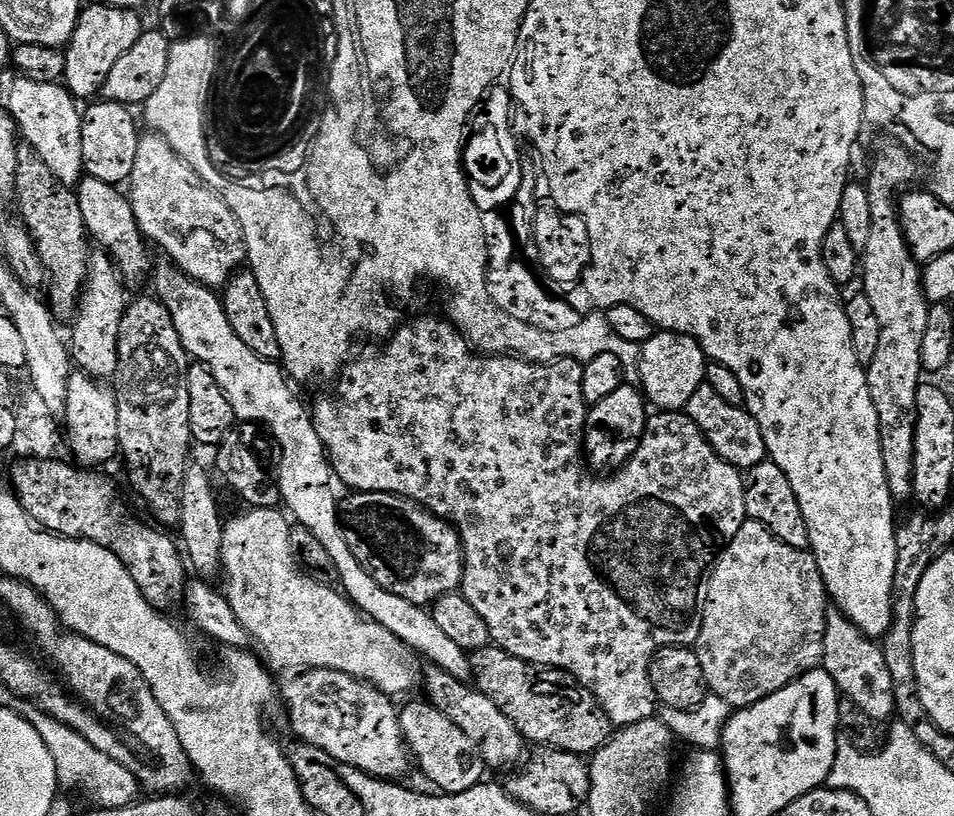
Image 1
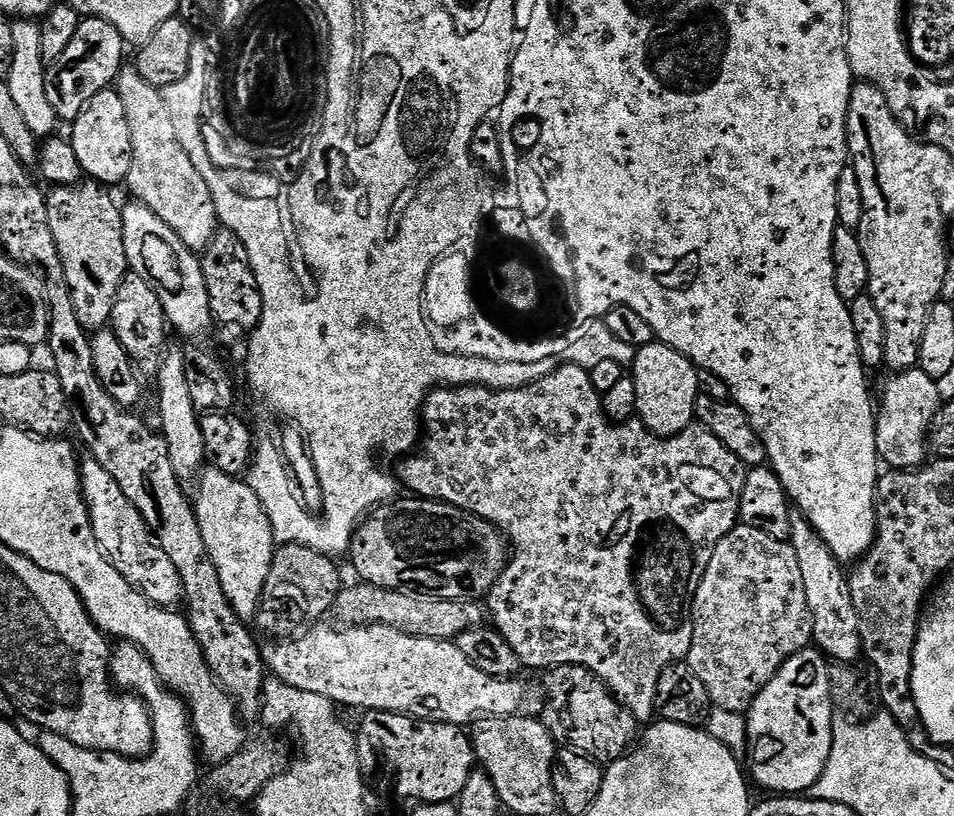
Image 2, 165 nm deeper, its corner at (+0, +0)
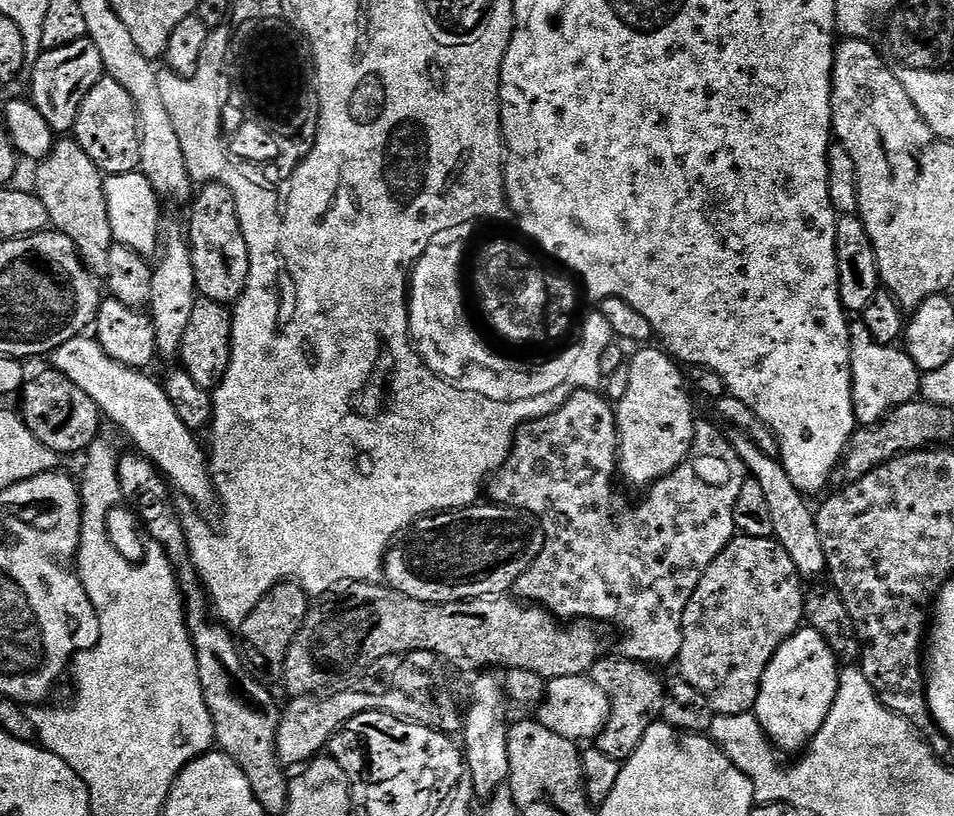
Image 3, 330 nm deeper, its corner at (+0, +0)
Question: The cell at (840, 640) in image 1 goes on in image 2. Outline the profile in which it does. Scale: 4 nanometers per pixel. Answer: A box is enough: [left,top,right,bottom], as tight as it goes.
[788,515,861,664]

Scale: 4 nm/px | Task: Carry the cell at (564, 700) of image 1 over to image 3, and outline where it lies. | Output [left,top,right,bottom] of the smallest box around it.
[590,658,665,761]

